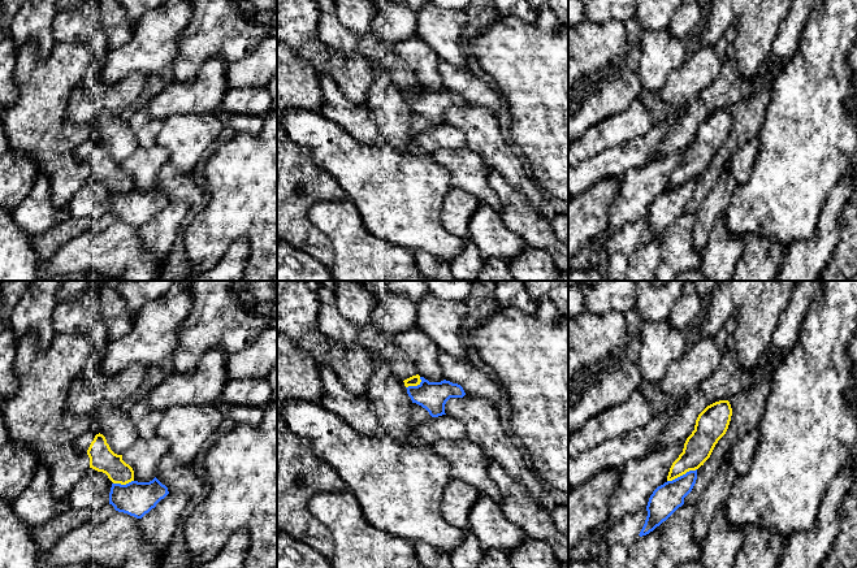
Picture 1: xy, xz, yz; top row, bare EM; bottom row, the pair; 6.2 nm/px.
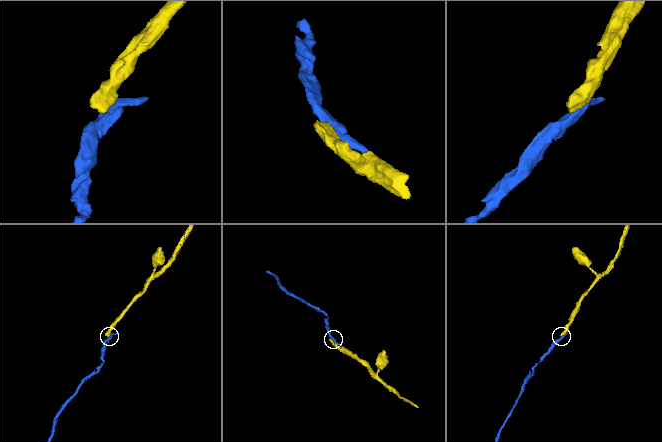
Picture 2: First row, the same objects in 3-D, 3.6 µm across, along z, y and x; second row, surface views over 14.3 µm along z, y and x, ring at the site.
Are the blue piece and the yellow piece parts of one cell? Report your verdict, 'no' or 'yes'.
no

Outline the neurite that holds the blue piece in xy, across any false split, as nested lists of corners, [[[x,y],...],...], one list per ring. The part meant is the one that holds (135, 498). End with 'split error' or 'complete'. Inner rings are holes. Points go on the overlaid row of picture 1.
[[[156,477],[150,482],[112,484],[109,504],[118,512],[142,519],[168,494],[168,487]]]; complete

